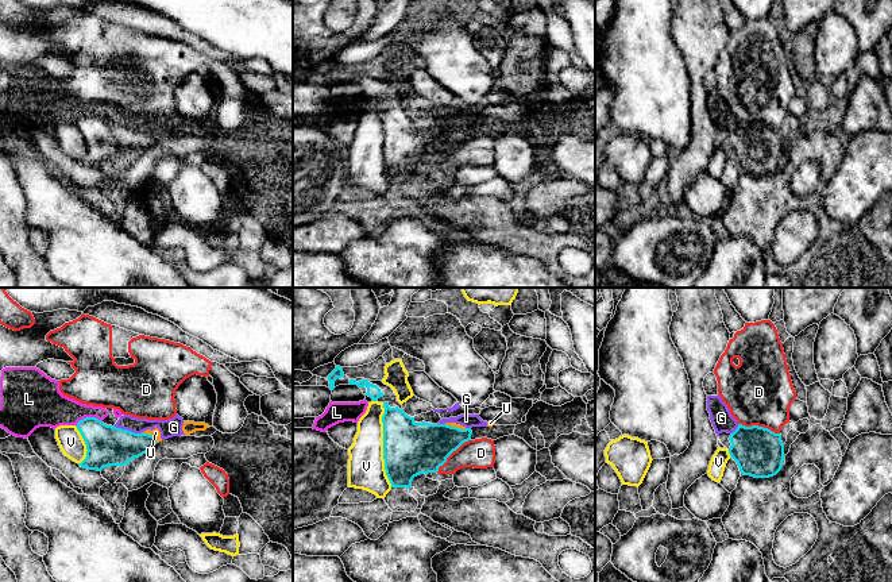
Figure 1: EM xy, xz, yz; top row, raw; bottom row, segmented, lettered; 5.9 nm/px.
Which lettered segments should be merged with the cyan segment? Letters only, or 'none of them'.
none of them

